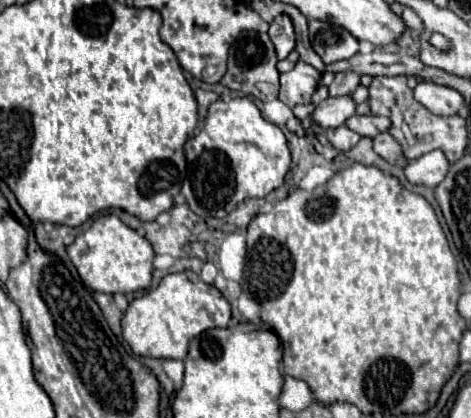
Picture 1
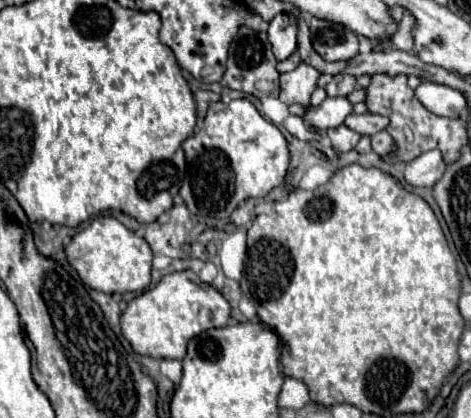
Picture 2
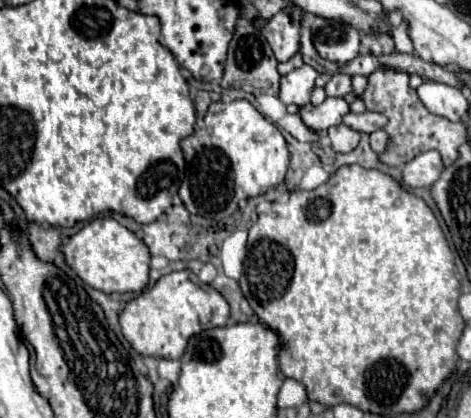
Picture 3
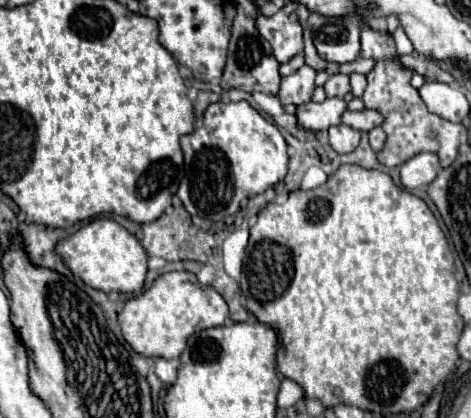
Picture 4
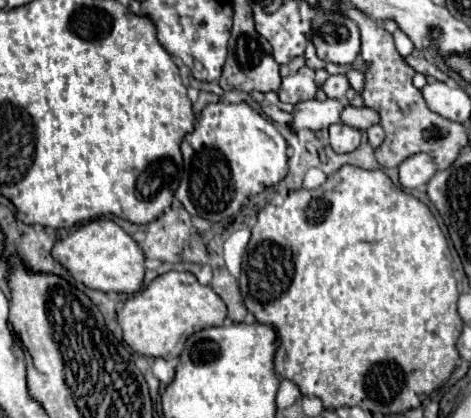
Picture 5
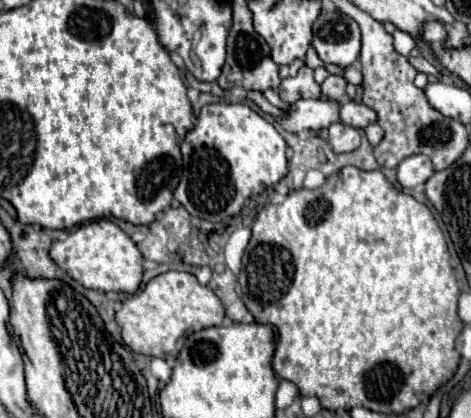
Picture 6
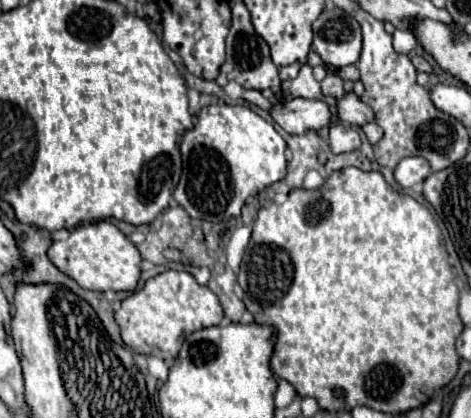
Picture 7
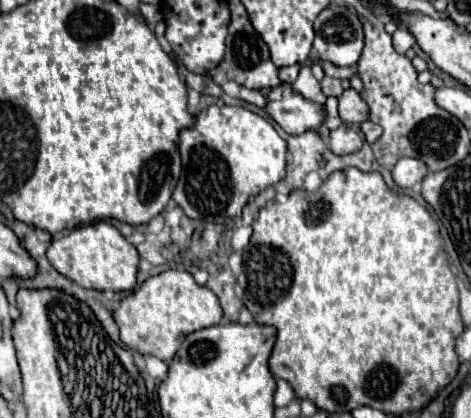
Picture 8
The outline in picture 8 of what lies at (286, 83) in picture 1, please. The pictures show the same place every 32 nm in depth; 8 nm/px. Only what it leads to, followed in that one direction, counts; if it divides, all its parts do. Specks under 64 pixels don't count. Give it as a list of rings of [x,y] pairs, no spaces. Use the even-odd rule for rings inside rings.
[[[302,66],[298,78],[292,82],[292,88],[294,88],[294,92],[302,94],[306,100],[320,102],[320,104],[326,102],[326,96],[324,96],[322,90],[320,90],[320,82],[312,76],[310,66]]]

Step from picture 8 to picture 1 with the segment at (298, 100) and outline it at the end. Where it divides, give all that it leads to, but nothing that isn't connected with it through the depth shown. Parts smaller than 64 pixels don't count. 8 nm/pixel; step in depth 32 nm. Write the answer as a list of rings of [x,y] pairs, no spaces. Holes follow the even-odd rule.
[[[330,96],[324,102],[320,102],[320,106],[314,110],[314,124],[318,124],[320,128],[336,128],[342,126],[354,114],[356,102],[352,96]]]

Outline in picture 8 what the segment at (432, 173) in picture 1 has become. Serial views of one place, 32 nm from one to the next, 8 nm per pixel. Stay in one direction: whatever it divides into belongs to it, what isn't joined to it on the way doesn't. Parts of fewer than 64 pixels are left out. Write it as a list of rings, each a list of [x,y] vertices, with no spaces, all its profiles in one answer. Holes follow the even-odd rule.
[[[400,158],[398,164],[392,168],[394,182],[400,188],[416,186],[418,182],[424,180],[426,174],[428,174],[428,166],[422,160],[416,160],[416,158]]]

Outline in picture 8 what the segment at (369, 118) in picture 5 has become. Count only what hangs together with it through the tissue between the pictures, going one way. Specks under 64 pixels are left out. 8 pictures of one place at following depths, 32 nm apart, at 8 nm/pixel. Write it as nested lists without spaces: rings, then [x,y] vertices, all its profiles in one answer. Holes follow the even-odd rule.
[[[344,90],[344,94],[338,100],[338,114],[344,124],[362,124],[368,120],[368,104],[360,98],[356,90]]]

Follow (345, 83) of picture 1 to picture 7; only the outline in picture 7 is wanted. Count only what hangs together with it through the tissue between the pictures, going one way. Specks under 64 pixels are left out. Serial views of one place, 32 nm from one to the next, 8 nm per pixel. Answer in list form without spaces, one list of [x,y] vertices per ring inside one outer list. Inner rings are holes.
[[[328,74],[324,80],[322,80],[322,94],[324,96],[332,96],[336,100],[344,98],[344,80],[336,74]]]

